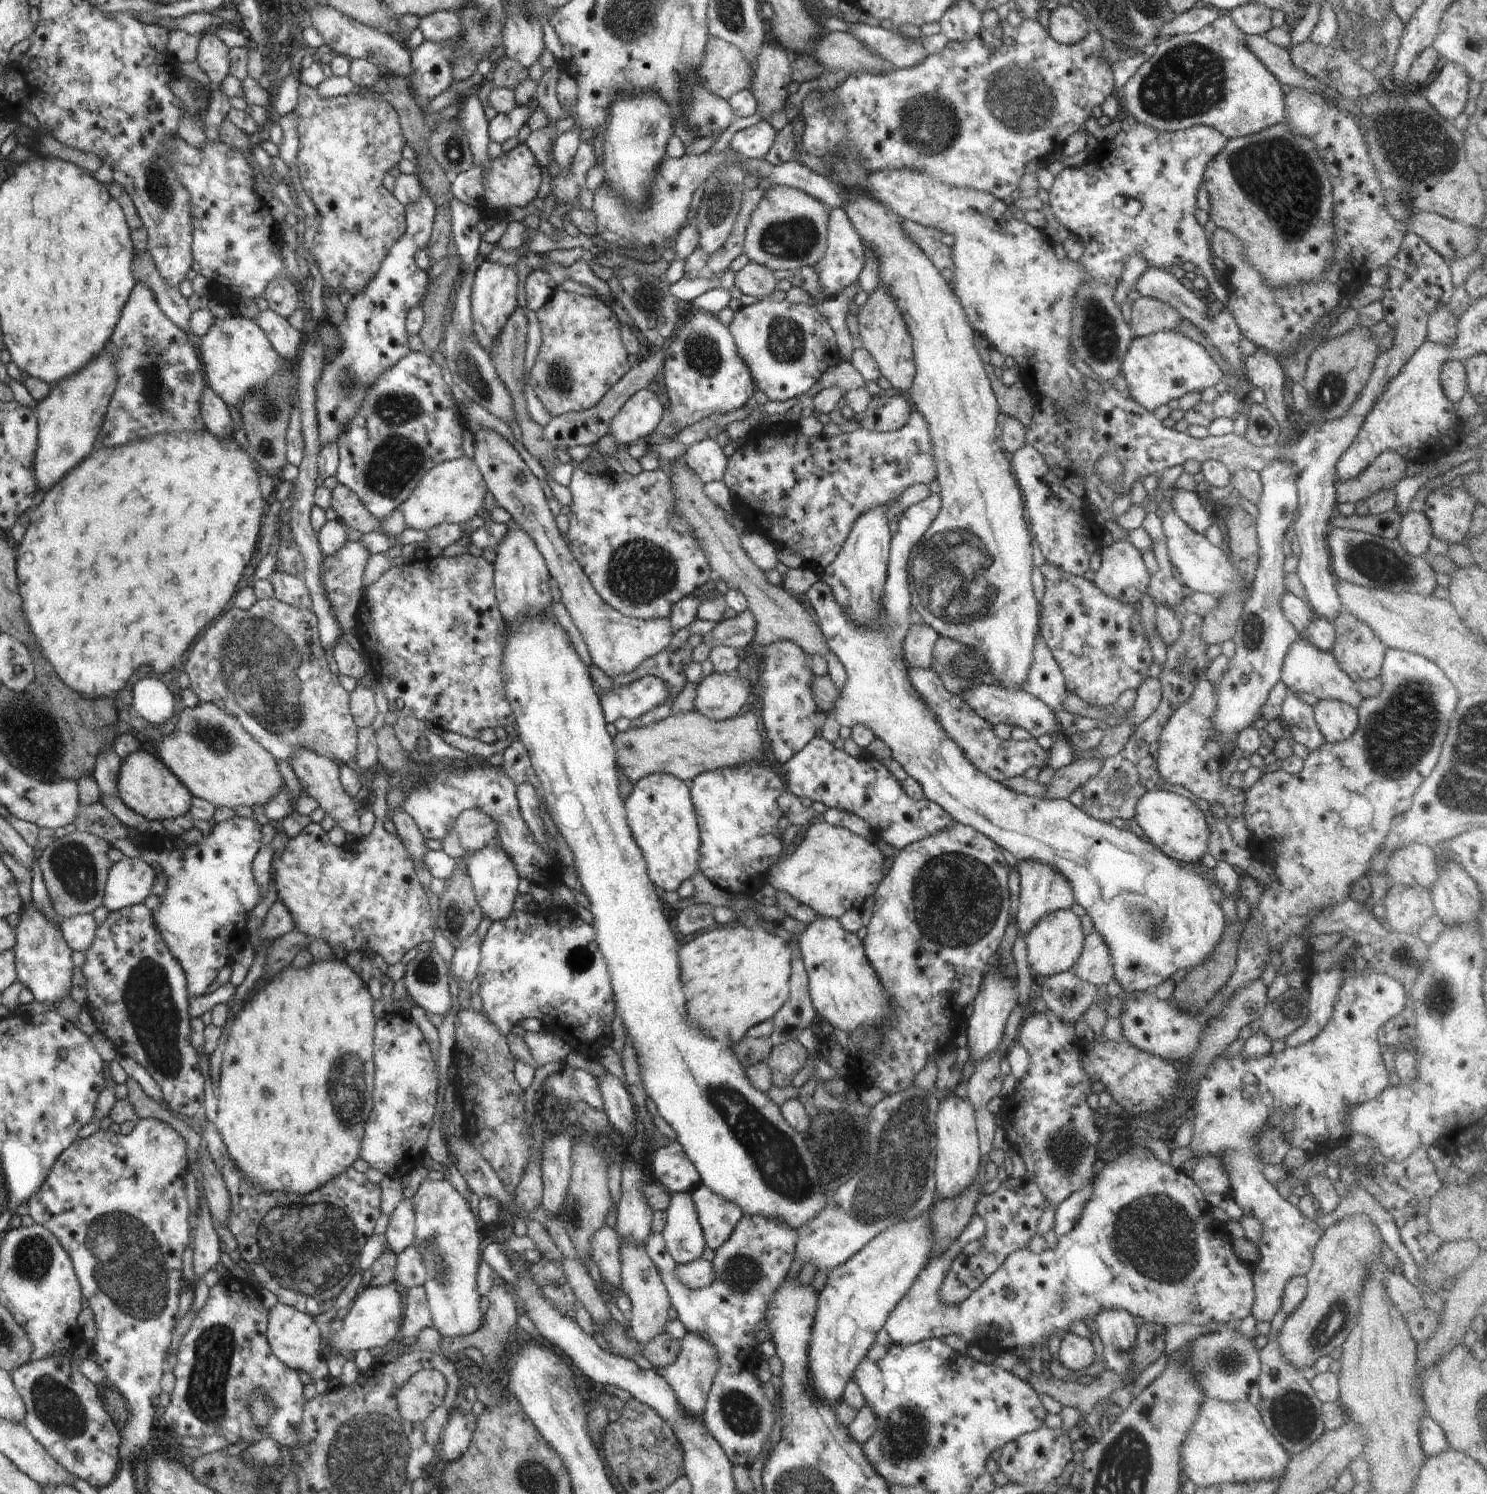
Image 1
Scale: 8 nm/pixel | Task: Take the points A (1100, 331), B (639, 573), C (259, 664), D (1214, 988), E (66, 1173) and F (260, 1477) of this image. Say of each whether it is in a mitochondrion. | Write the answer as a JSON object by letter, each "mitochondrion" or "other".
{"A":"mitochondrion","B":"mitochondrion","C":"mitochondrion","D":"other","E":"other","F":"mitochondrion"}

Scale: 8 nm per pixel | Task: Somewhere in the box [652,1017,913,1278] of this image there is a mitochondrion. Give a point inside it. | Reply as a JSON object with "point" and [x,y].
{"point":[776,1158]}

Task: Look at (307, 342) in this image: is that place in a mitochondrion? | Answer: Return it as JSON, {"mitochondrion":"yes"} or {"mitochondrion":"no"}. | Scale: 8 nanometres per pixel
{"mitochondrion":"no"}

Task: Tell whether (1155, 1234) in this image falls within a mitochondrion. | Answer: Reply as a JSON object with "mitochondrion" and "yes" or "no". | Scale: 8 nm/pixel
{"mitochondrion":"yes"}

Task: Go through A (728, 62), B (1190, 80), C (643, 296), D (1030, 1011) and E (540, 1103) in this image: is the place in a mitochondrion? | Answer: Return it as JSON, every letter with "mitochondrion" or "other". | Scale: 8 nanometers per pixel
{"A":"other","B":"mitochondrion","C":"mitochondrion","D":"other","E":"other"}

